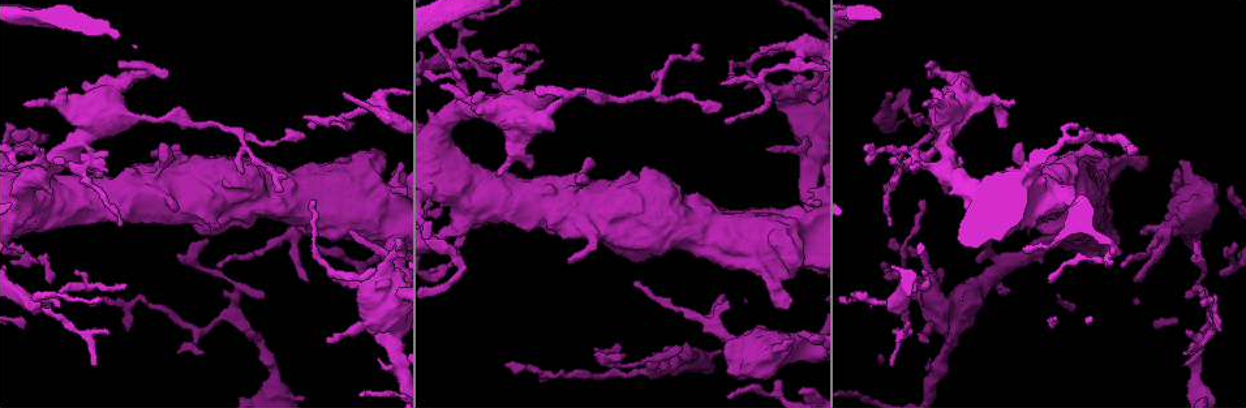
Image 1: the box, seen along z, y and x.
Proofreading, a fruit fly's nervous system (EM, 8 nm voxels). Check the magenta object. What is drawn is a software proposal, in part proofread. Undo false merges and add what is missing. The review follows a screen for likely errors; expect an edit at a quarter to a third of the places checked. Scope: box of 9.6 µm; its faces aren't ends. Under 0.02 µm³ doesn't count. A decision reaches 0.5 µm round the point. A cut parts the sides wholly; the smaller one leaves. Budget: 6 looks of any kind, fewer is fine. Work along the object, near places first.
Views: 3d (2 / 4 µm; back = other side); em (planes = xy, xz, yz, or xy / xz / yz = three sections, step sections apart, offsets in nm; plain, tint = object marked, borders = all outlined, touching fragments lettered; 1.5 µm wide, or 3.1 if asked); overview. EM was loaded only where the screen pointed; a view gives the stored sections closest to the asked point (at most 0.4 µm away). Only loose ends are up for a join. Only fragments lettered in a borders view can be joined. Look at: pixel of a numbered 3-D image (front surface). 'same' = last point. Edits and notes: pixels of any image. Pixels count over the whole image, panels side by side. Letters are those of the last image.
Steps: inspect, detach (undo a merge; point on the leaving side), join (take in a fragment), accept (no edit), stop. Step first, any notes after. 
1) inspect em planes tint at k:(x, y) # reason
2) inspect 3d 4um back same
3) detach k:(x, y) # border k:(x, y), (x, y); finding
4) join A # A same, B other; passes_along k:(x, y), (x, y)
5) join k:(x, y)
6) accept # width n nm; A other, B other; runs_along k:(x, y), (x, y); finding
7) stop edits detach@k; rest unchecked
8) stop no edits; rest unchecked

inspect em planes borders at 1:(931, 72) # free end

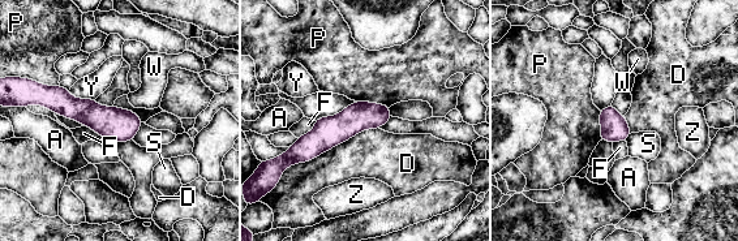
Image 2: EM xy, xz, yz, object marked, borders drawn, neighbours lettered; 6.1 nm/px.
accept # longest_contact D 650 nm; A other, D other, F other, P other, S other, W other, Y other, Z other; border 2:(26, 106), (42, 104), (55, 112); no lettered fragment goes on from it

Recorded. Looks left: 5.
inspect 3d 4um at 1:(891, 92)

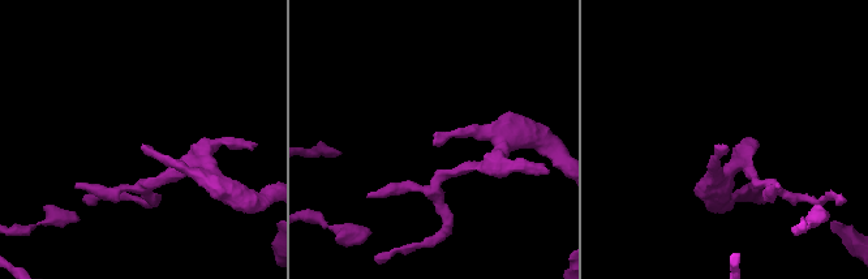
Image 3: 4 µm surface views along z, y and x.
inspect em planes borders at 3:(142, 145)

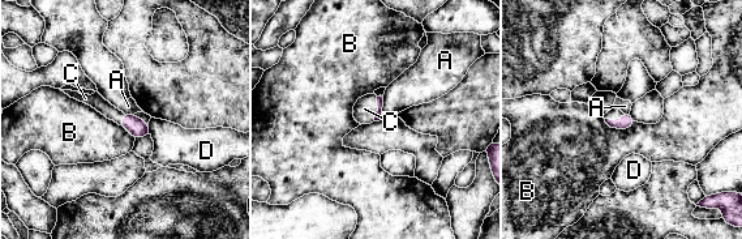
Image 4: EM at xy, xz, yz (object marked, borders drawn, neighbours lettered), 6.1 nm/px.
join C # A other, B other, C same, D other; passes_along 4:(378, 115), (378, 109), (364, 109); the neuron continues

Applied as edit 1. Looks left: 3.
inspect overview # redraw

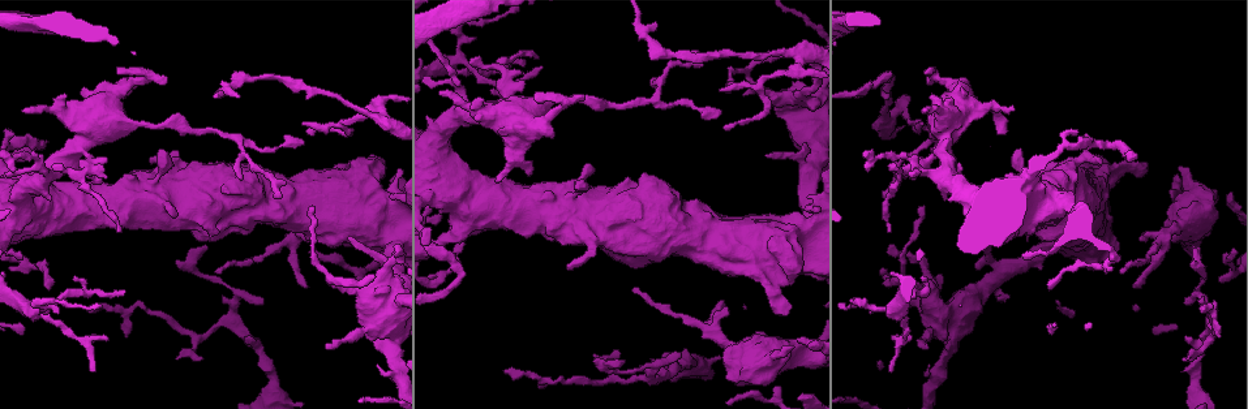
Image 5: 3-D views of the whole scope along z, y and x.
inspect em xz step 8 tint at 5:(237, 141) # a fork

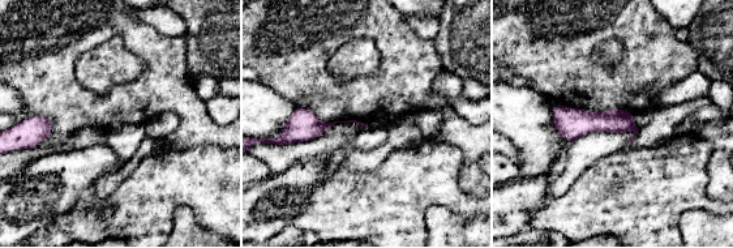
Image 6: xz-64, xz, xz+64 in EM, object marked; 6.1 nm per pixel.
inspect em planes borders same # another direction

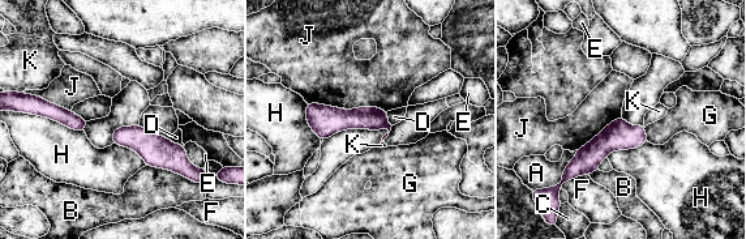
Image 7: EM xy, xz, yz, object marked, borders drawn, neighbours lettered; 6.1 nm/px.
accept # longest_contact J 500 nm; A other, B other, C other, D other, E other, F other, G other, H other, J other, K other; runs_along 7:(642, 129), (609, 139), (548, 192); continuous, no second neuron

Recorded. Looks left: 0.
stop edits join@4; rest unchecked

